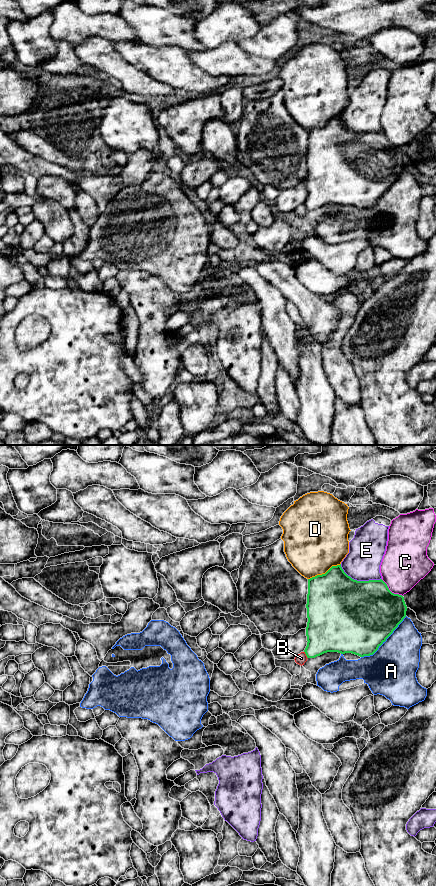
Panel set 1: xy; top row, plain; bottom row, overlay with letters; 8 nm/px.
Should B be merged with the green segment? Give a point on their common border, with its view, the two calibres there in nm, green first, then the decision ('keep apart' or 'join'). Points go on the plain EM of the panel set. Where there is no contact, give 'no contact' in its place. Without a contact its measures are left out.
xy (306, 207) | 320/90 nm | keep apart

